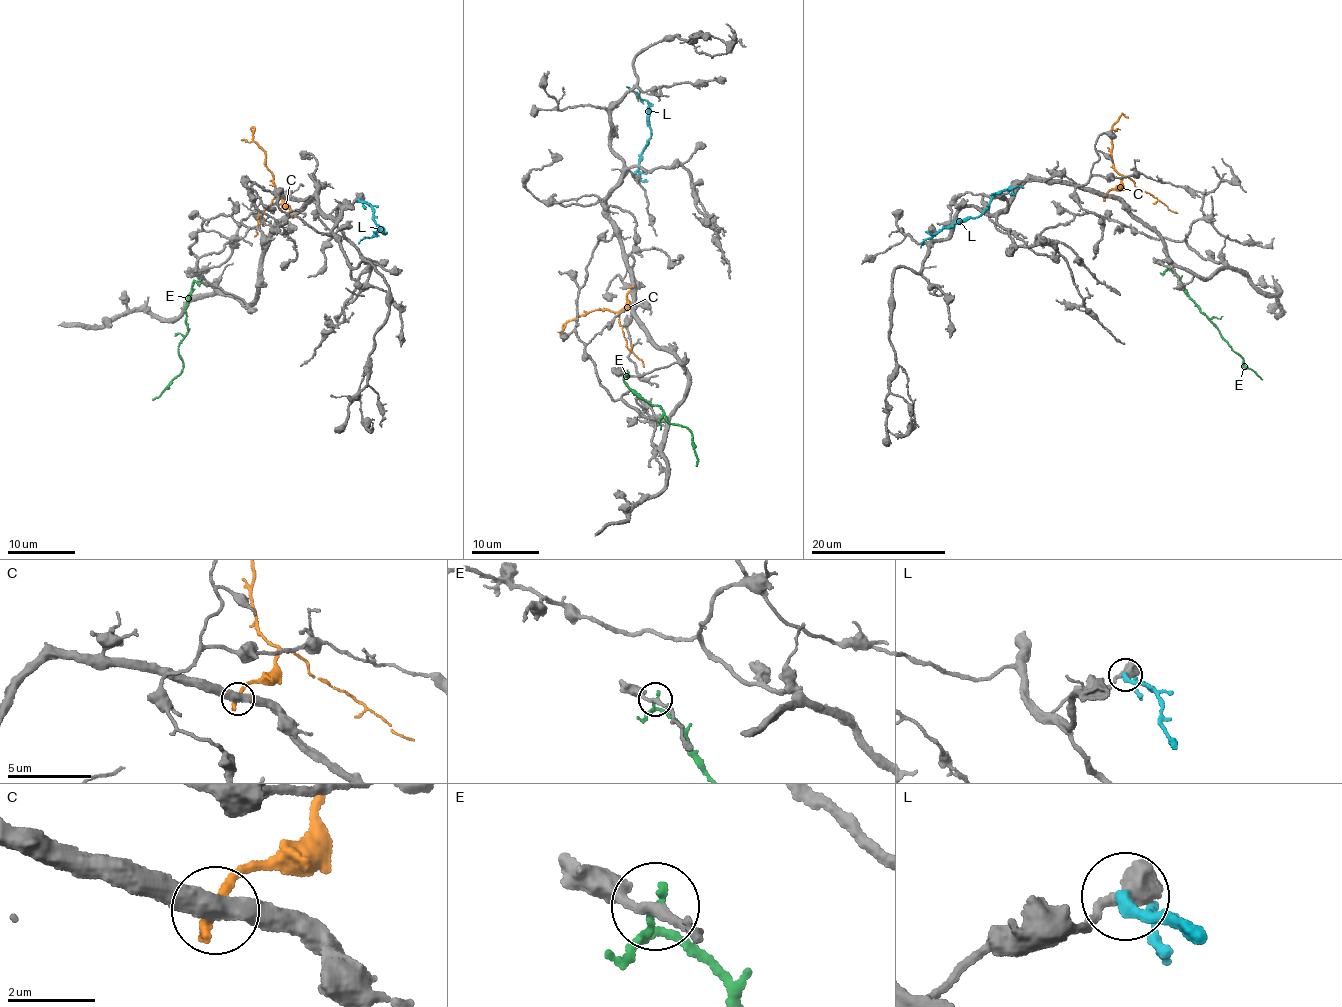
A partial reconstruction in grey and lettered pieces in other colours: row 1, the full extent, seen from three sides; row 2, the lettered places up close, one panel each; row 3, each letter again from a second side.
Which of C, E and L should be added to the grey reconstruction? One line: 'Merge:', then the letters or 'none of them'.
Merge: none of them

